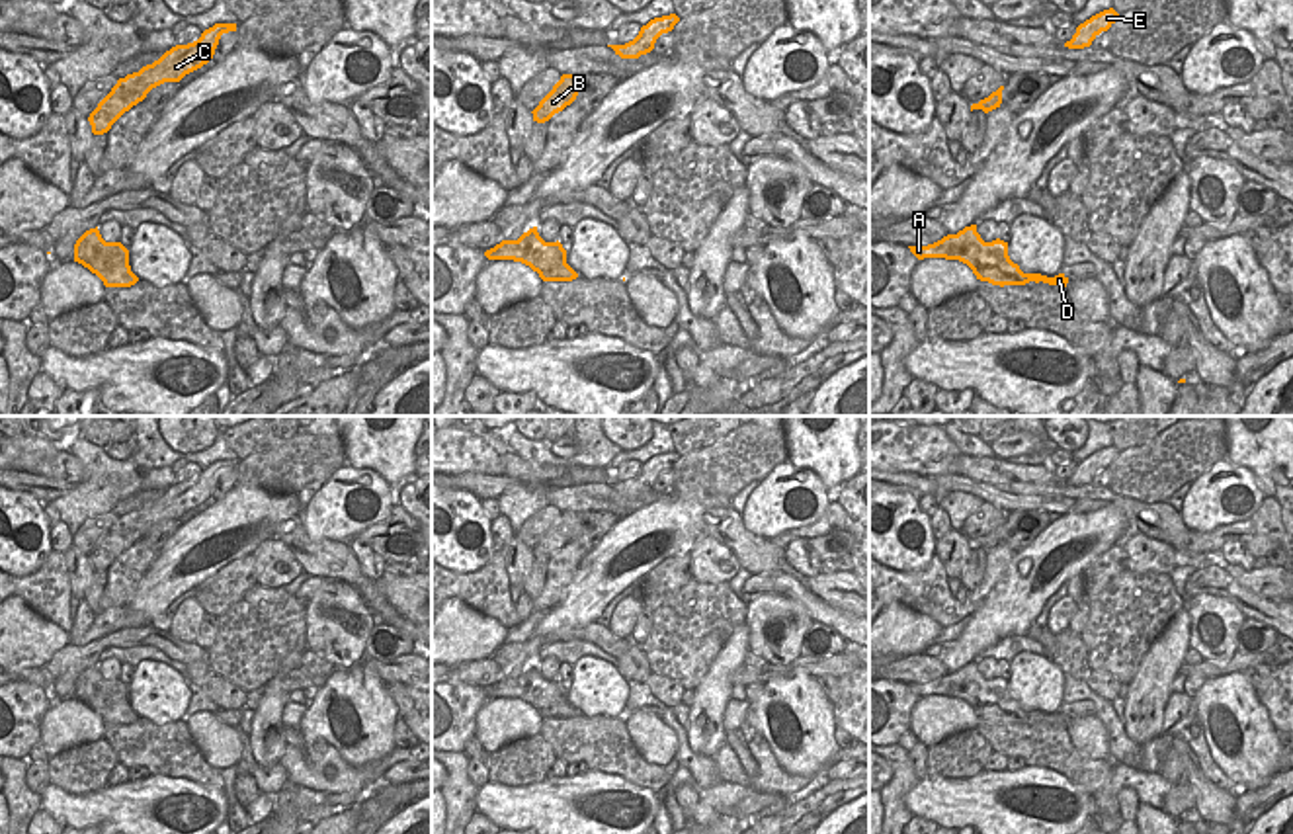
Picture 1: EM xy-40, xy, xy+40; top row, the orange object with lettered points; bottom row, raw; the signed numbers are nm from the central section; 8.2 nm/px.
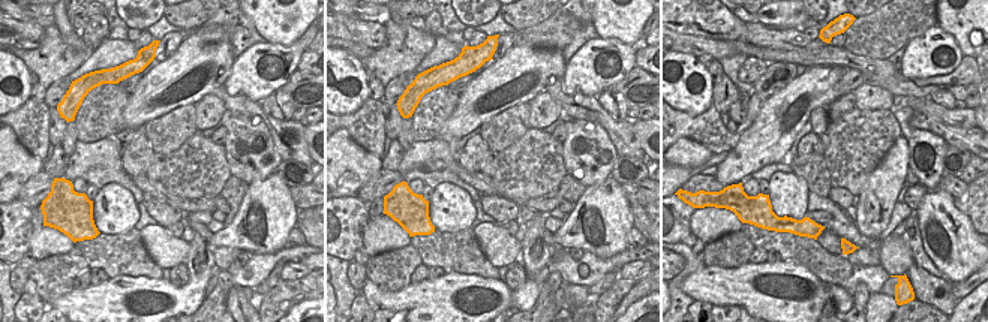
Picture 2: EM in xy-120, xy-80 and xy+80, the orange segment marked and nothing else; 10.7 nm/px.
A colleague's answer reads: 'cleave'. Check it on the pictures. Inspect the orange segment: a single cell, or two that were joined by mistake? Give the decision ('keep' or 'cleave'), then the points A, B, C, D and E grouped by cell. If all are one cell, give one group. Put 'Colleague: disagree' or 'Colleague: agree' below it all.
cleave; A D / B C E
Colleague: agree

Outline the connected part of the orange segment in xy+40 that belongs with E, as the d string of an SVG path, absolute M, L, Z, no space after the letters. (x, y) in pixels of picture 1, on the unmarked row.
M1109 445L1104 447L1096 453L1092 453L1090 457L1086 457L1084 461L1080 461L1076 465L1076 471L1072 473L1070 479L1064 480L1064 484L1068 486L1084 486L1090 484L1092 479L1102 471L1107 469L1115 459L1117 459L1119 451Z

